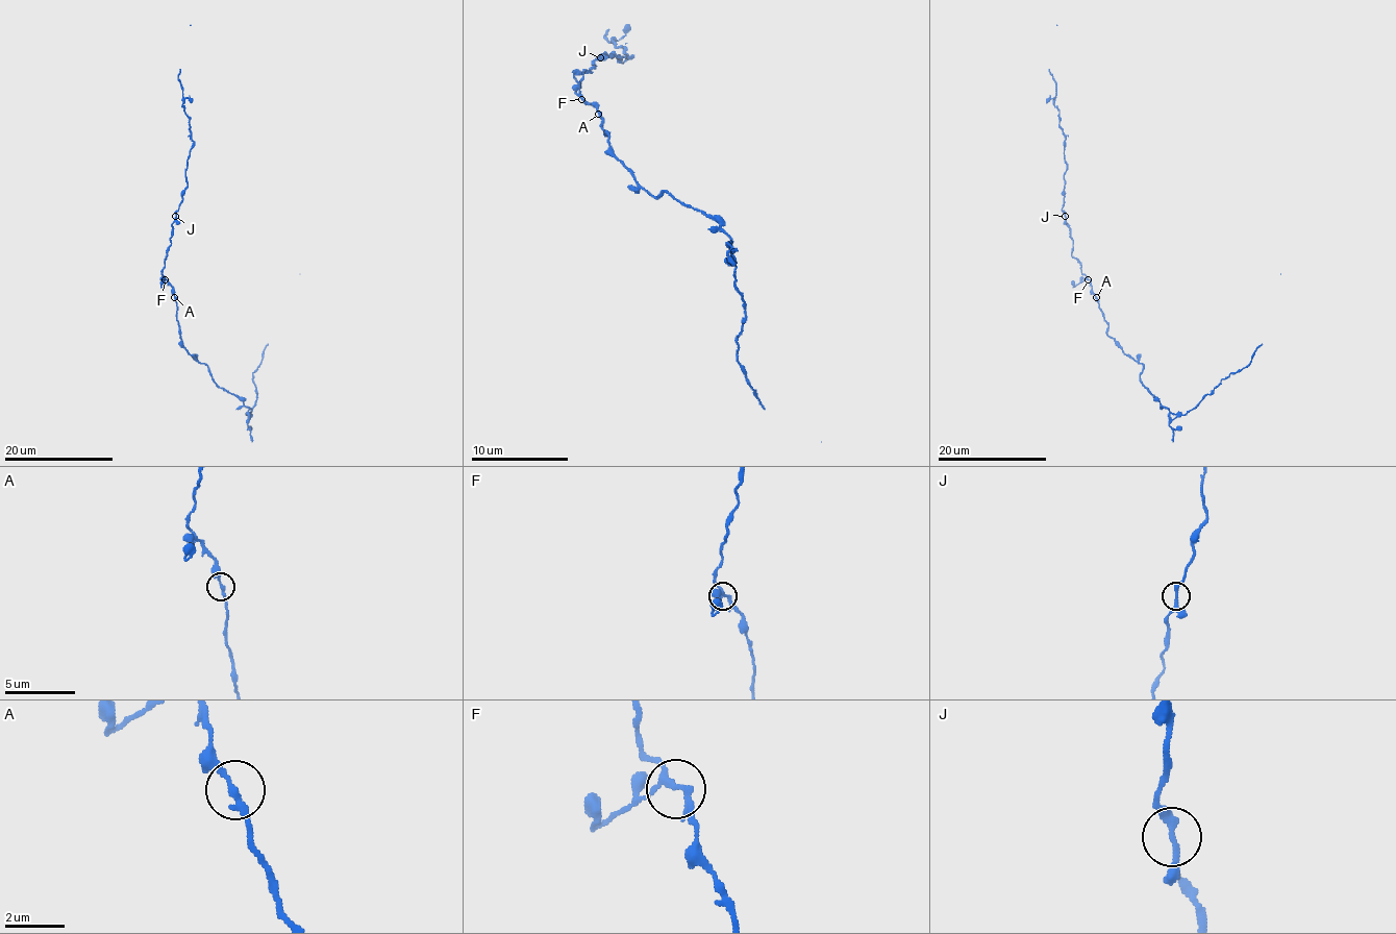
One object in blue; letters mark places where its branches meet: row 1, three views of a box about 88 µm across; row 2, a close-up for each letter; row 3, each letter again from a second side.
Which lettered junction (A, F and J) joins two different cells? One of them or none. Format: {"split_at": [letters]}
{"split_at": []}

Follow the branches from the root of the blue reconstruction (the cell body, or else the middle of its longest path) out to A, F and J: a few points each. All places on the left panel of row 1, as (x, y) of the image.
A: (178, 329), (174, 297)
F: (178, 329), (177, 302), (172, 287), (165, 279)
J: (178, 329), (177, 302), (172, 285), (163, 274), (176, 216)

